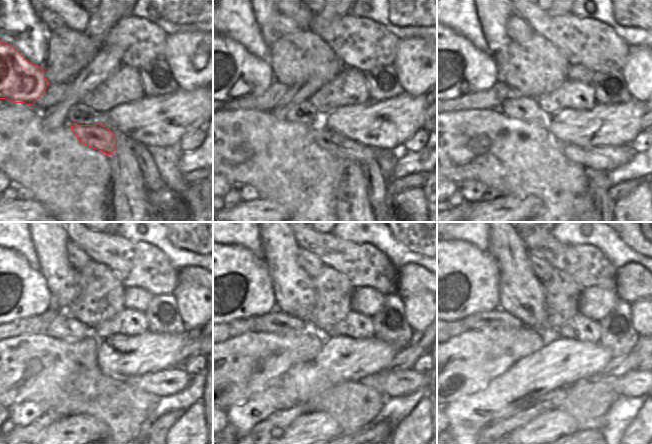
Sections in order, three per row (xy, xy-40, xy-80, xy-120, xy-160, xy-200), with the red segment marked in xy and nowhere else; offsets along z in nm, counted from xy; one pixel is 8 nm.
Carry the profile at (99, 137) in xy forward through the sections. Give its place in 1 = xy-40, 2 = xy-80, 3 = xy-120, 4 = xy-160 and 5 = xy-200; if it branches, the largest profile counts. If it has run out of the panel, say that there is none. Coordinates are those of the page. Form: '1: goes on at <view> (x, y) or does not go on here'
1: goes on at xy-40 (350, 151)
2: goes on at xy-80 (607, 159)
3: goes on at xy-120 (164, 383)
4: goes on at xy-160 (398, 383)
5: goes on at xy-200 (634, 383)

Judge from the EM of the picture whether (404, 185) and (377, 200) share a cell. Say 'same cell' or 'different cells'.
different cells

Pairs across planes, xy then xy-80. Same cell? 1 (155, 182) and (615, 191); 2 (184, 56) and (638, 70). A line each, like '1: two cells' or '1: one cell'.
1: two cells
2: one cell

